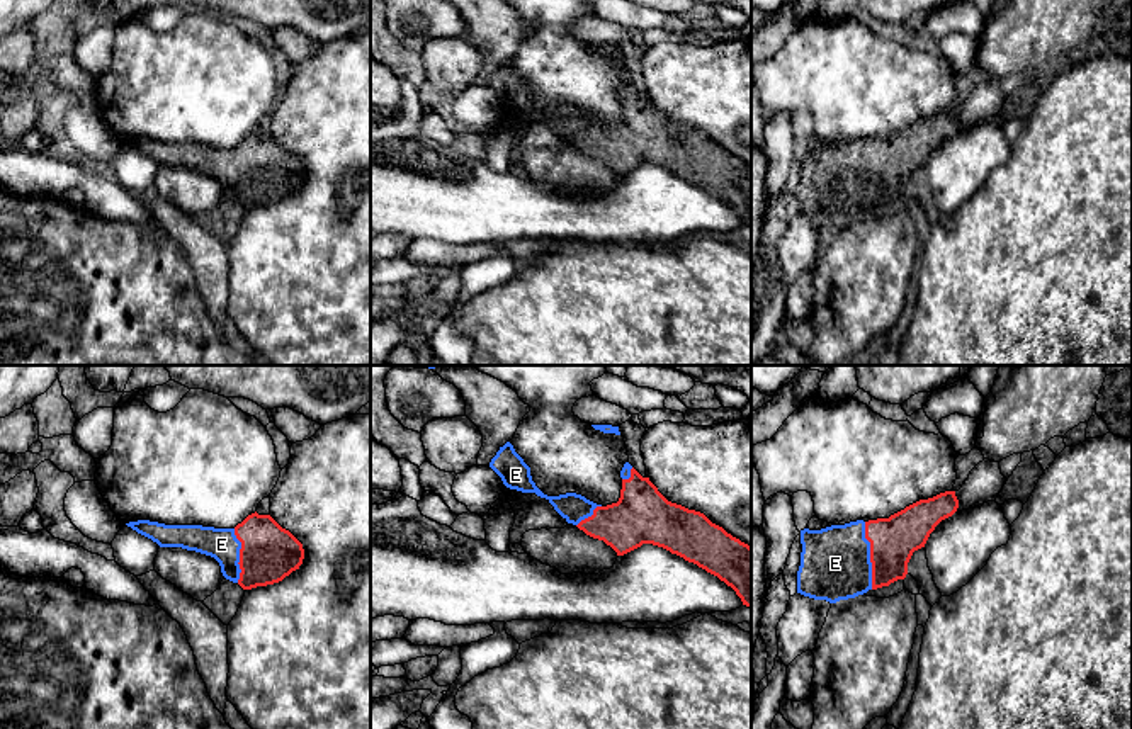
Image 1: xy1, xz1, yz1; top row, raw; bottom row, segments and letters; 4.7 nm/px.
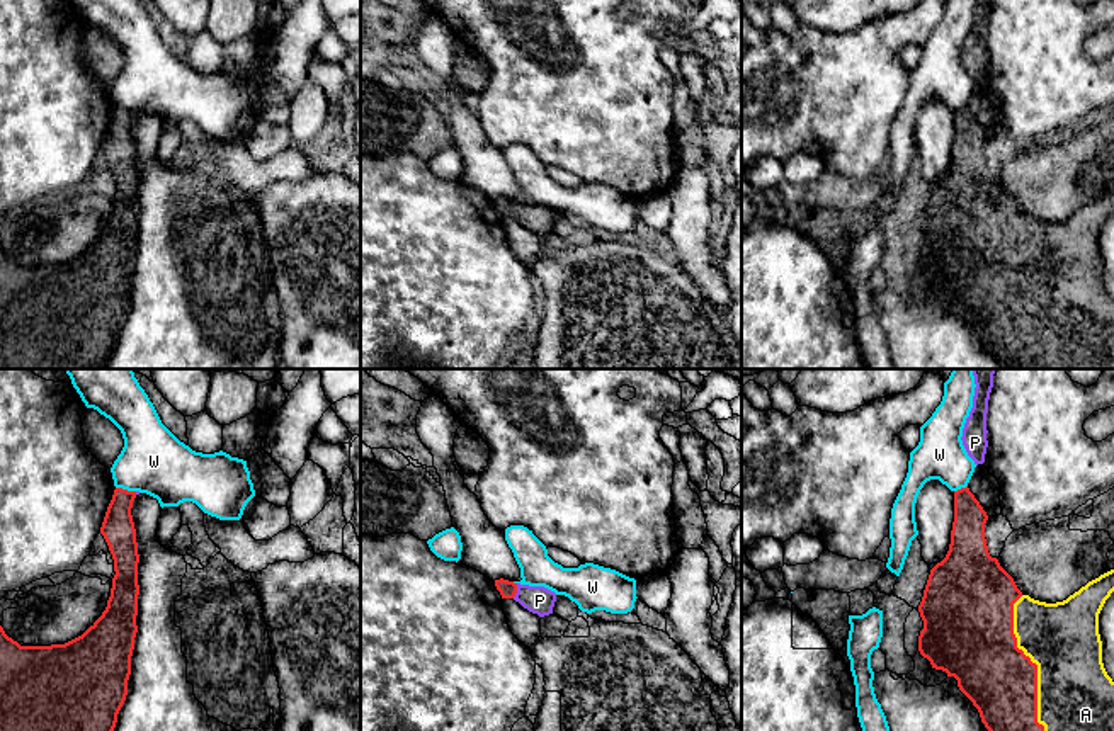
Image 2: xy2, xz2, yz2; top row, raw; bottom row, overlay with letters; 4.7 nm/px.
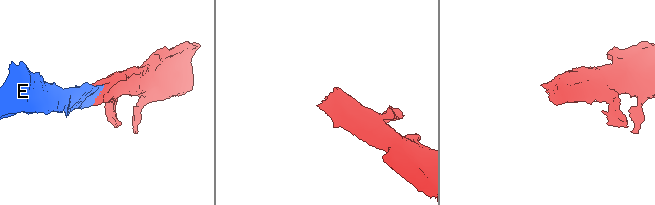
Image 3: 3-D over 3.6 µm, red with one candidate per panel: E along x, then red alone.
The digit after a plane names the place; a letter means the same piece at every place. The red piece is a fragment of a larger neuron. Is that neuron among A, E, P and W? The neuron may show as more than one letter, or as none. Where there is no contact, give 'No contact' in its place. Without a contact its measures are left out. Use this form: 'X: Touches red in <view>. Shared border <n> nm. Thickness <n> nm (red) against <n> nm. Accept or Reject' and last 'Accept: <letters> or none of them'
A: Touches red in yz2. Shared border 750 nm. Thickness 340 nm (red) against 360 nm. Accept
E: Touches red in yz1. Shared border 320 nm. Thickness 220 nm (red) against 340 nm. Accept
P: Touches red in xz2. Shared border 80 nm. Thickness 80 nm (red) against 130 nm. Accept
W: Touches red in xy2. Shared border 100 nm. Thickness 160 nm (red) against 320 nm. Reject
Accept: A, E, P

